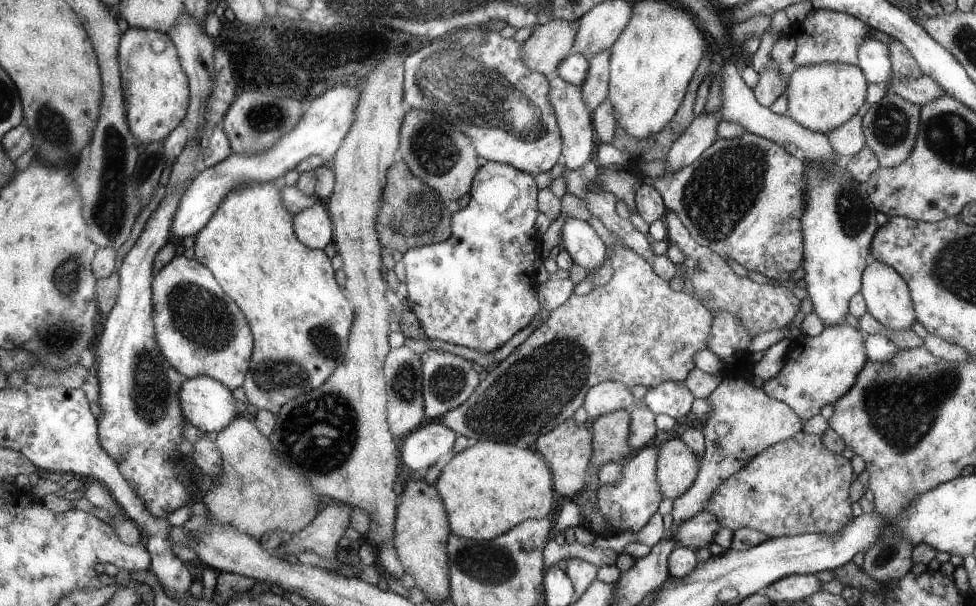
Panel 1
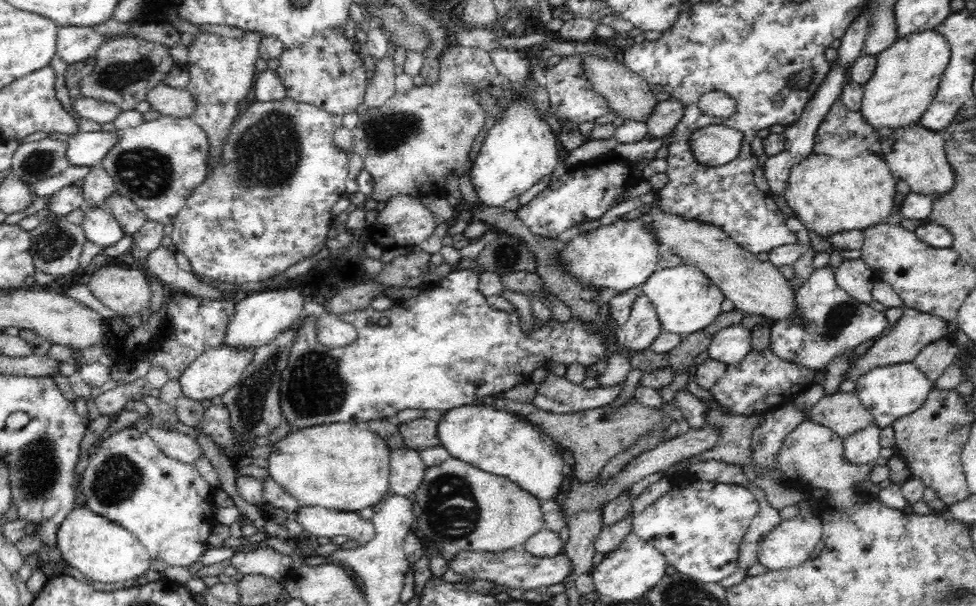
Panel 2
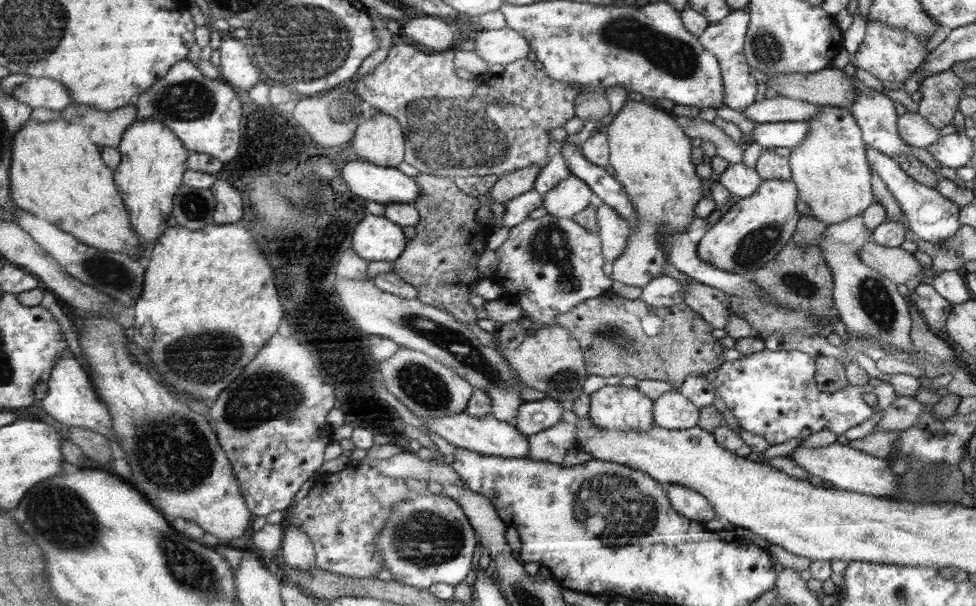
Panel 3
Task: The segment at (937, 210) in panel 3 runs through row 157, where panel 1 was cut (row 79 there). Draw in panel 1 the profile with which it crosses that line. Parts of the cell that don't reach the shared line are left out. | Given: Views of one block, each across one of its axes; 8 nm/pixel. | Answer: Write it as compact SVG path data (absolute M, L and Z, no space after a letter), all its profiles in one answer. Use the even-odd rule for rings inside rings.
M874 37L868 38L866 44L861 46L857 65L865 72L870 82L879 86L885 87L890 78L895 78L888 44Z

